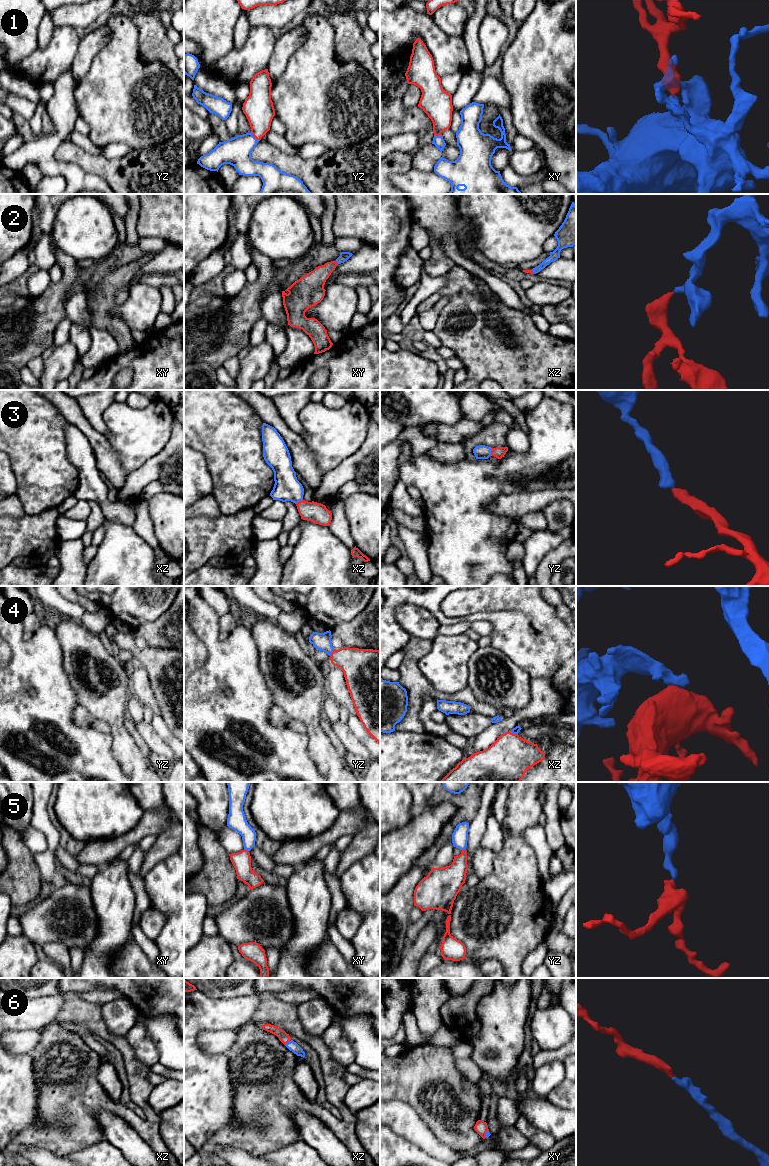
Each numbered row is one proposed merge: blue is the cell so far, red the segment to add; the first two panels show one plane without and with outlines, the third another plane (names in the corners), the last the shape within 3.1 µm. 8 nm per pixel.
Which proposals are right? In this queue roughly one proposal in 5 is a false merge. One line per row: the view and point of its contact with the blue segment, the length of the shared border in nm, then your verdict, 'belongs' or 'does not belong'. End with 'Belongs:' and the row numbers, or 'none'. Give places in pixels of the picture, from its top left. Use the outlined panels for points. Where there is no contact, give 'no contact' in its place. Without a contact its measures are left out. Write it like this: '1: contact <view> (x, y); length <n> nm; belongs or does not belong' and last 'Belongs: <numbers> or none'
1: contact yz (254, 137); length 100 nm; belongs
2: contact xy (337, 262); length 40 nm; belongs
3: contact yz (490, 452); length 70 nm; belongs
4: contact xz (513, 733); length 80 nm; belongs
5: contact xy (246, 849); length 50 nm; belongs
6: contact xz (288, 1042); length 70 nm; belongs
Belongs: 1, 2, 3, 4, 5, 6

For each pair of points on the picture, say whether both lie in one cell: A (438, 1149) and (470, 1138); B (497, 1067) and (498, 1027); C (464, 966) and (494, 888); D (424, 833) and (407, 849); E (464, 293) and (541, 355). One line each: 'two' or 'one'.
A: two
B: one
C: two
D: one
E: one

